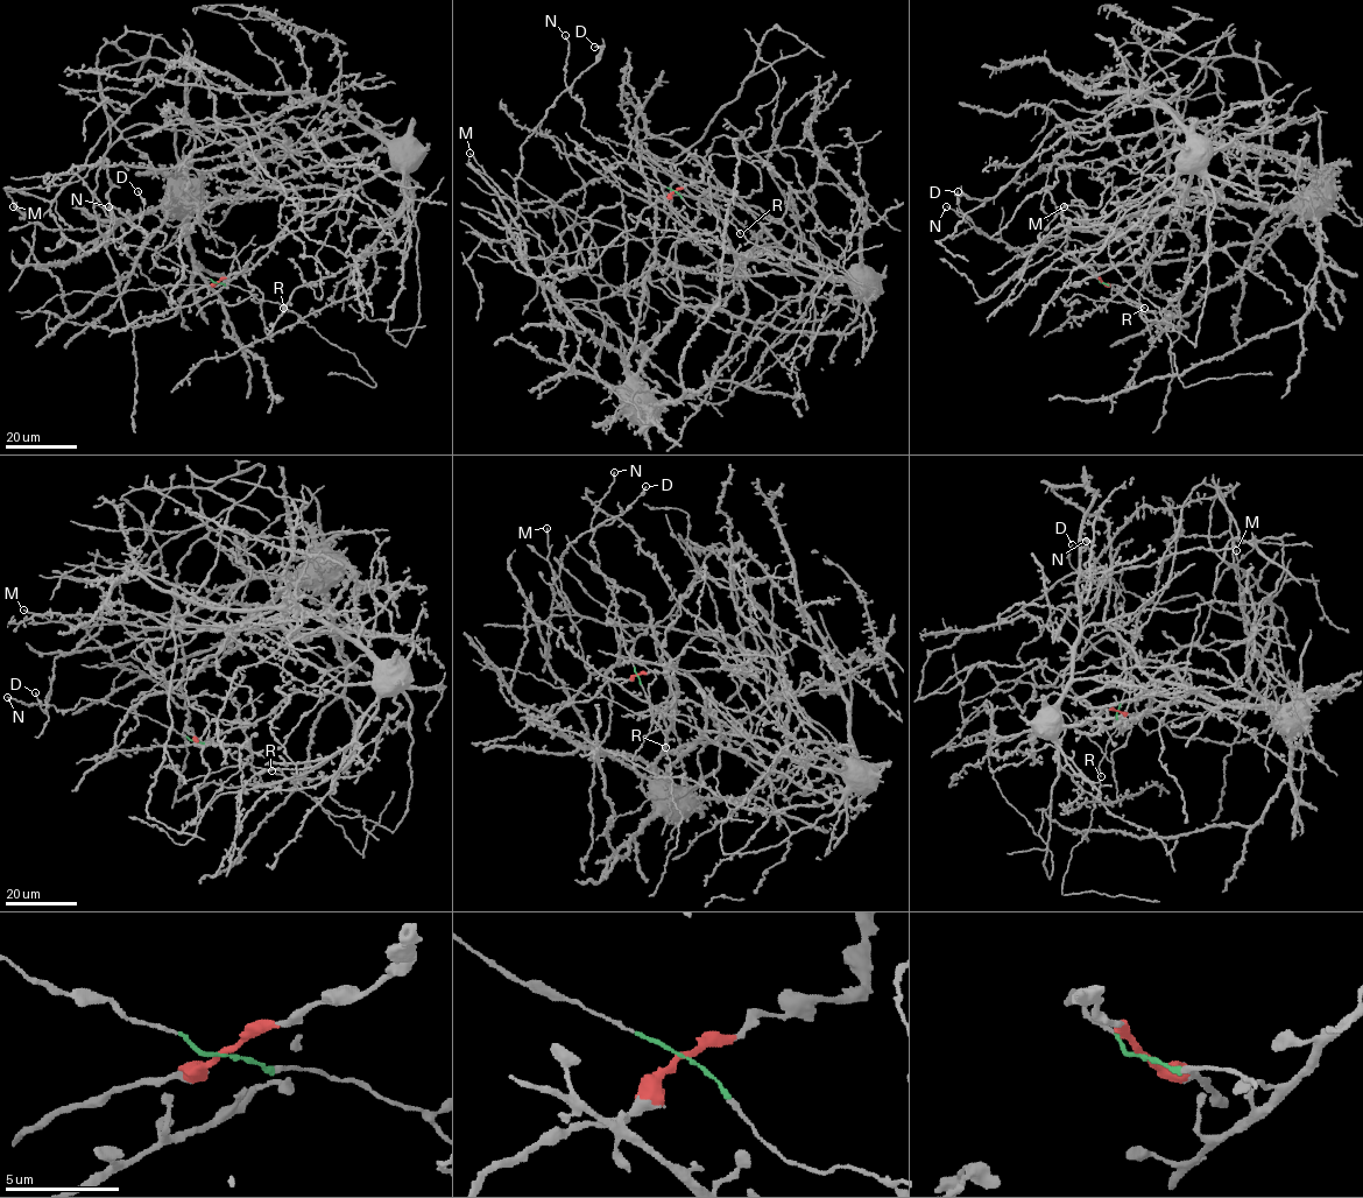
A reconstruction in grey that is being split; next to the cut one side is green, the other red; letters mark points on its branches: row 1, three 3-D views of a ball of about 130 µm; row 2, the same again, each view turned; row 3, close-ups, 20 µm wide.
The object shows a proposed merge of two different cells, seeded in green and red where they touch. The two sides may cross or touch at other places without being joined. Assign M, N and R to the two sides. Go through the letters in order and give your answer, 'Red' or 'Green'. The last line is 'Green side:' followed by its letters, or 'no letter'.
M: Red
N: Green
R: Green
Green side: N, R

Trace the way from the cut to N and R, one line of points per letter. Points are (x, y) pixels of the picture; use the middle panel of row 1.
N: (675, 191), (647, 178), (581, 126), (584, 107), (571, 96), (565, 82), (569, 48), (565, 36)
R: (675, 191), (694, 209), (706, 210), (732, 223), (741, 234)

